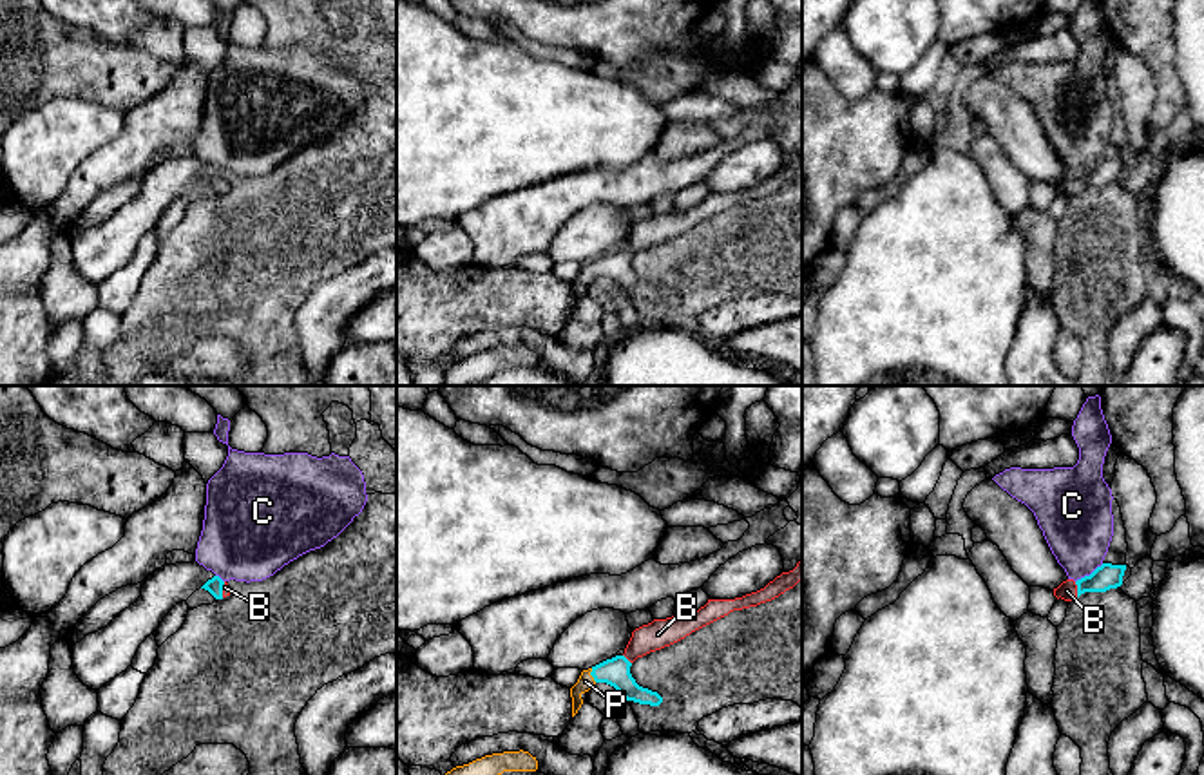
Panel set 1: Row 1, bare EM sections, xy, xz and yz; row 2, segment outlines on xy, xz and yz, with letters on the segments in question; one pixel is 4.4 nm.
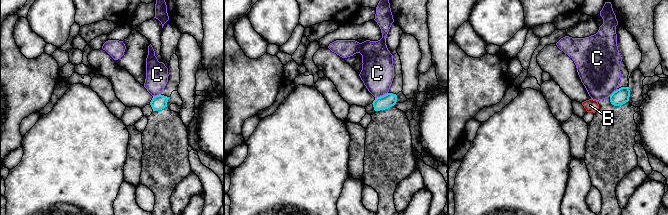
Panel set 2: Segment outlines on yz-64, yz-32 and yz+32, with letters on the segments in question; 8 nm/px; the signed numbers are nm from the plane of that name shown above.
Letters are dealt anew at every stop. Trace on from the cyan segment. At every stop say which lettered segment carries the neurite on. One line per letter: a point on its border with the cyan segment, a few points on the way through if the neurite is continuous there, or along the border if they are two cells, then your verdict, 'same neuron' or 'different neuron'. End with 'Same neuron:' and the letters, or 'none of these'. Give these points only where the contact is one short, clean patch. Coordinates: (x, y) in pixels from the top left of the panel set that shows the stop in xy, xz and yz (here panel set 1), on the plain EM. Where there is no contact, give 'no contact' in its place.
B: meets cyan in yz at (1078, 183); runs through yz (1107, 171), (1078, 183), (1067, 185); same neuron
C: meets cyan in yz at (1090, 169); border along yz (1103, 158), (1076, 176); different neuron
P: meets cyan in xz at (591, 268); runs through xz (616, 267), (591, 268), (585, 276); same neuron
Same neuron: B, P

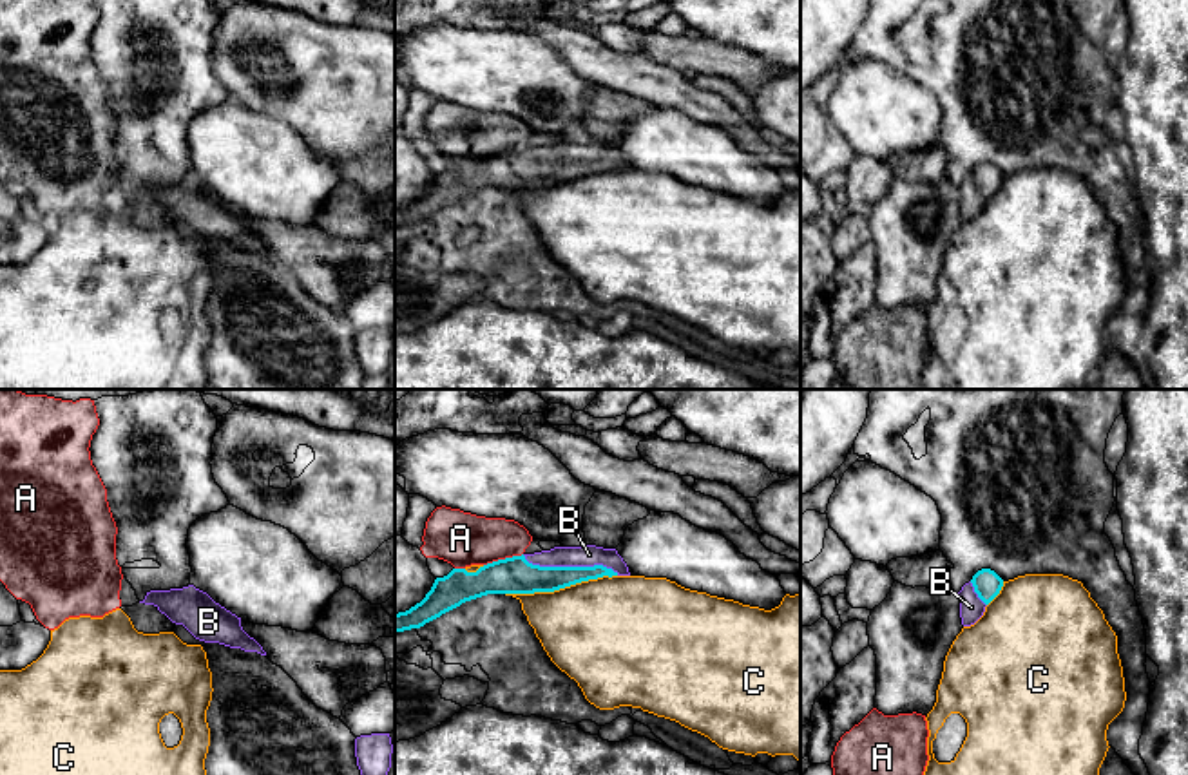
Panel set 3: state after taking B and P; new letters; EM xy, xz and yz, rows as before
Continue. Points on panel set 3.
A: meets cyan in xz at (502, 154); different neuron
B: meets cyan in xz at (571, 162); runs through xz (517, 171), (571, 162), (589, 149); same neuron
C: meets cyan in xz at (560, 181); different neuron
Same neuron: B

